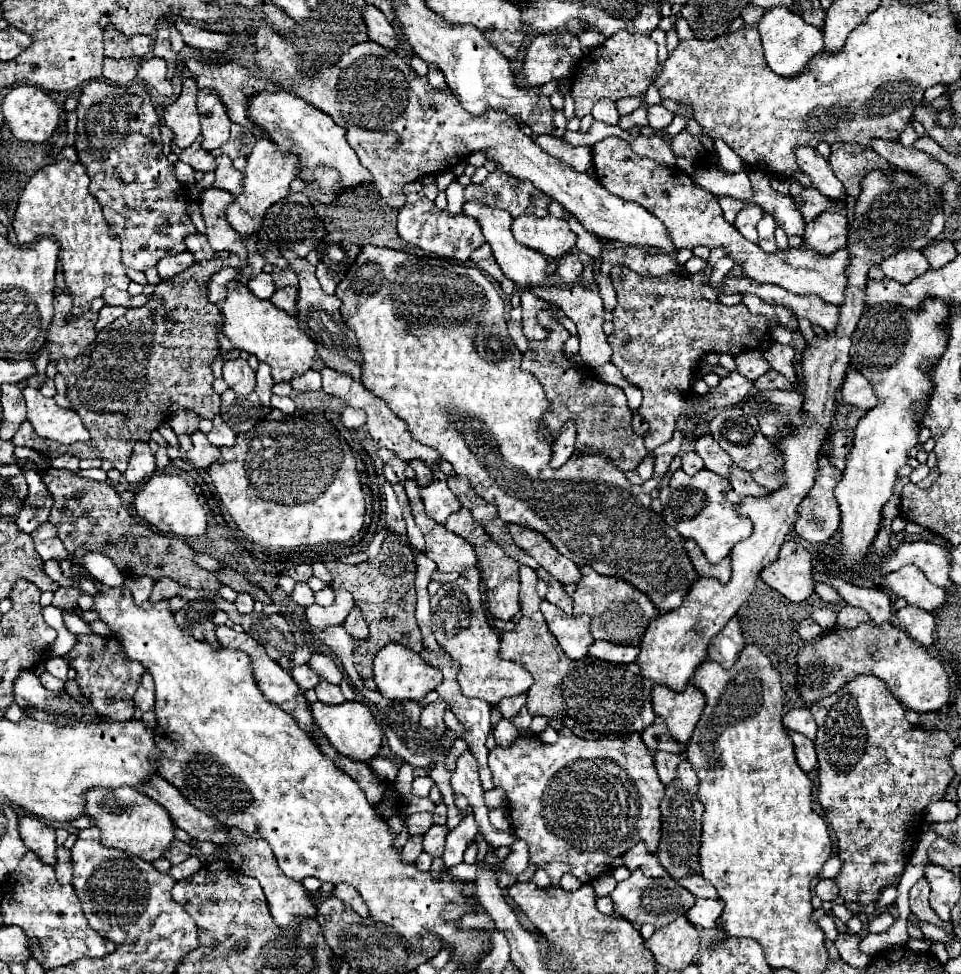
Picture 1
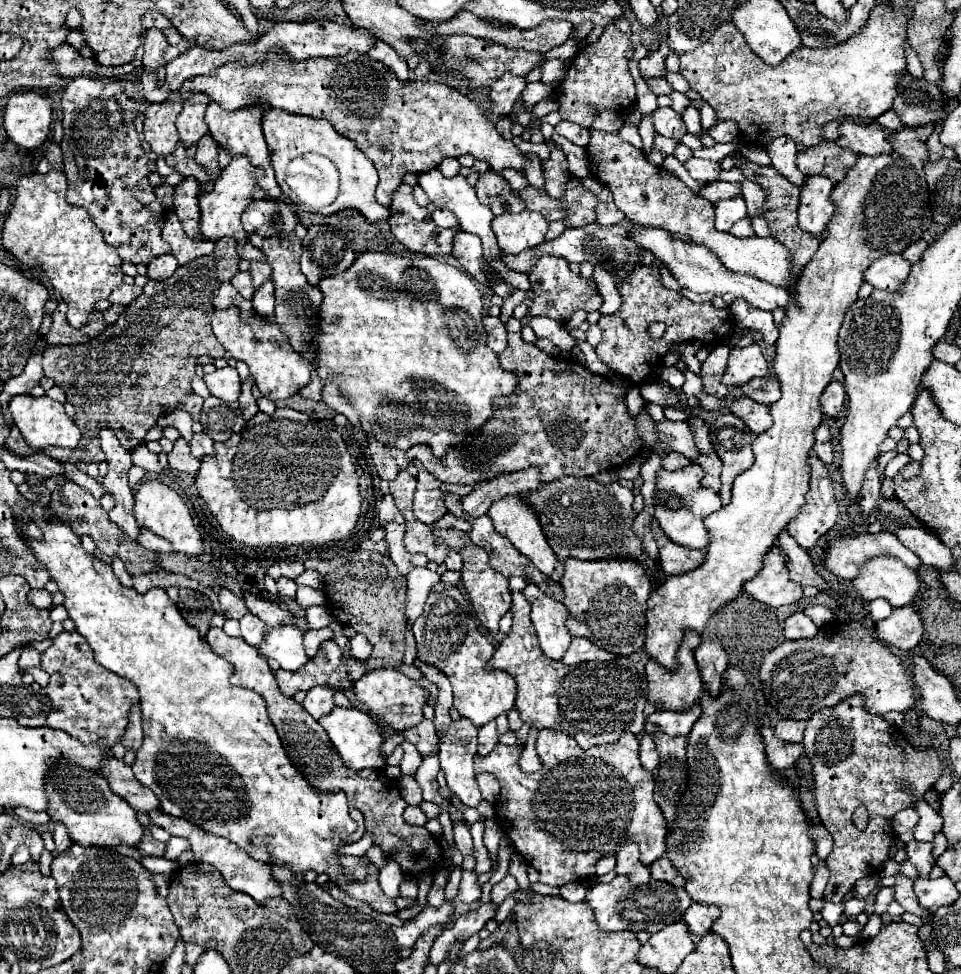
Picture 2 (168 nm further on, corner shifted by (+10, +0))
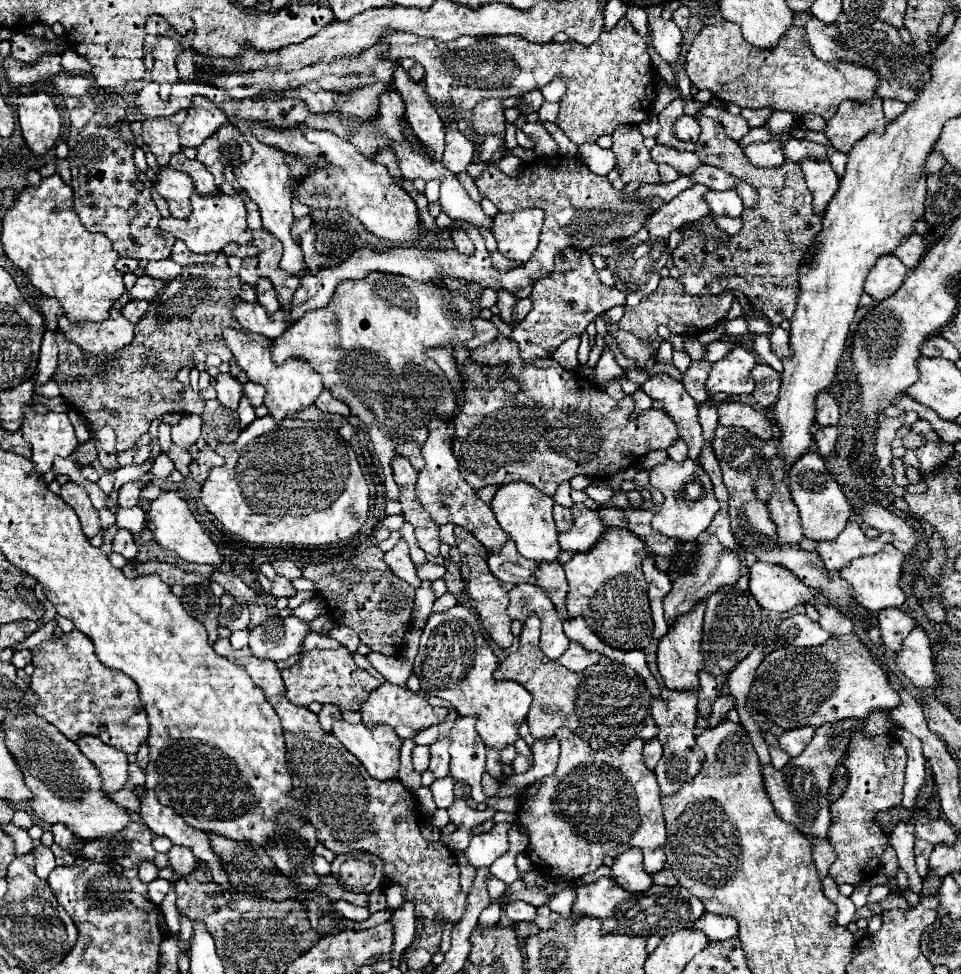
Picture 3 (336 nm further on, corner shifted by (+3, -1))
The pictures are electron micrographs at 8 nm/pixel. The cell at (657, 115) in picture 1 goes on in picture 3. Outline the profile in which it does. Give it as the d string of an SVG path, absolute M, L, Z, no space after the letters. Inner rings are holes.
M687 114L677 118L675 124L673 124L673 134L679 140L685 140L685 142L693 142L695 144L697 138L699 138L699 132L701 132L699 122L693 116L687 116Z

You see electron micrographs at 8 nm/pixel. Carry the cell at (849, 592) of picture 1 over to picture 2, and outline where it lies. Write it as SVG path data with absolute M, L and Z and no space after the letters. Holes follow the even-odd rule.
M784 531L784 533L778 535L776 545L780 547L780 551L782 551L784 559L786 559L786 567L790 569L790 577L796 583L800 583L800 585L816 585L820 591L826 591L828 583L816 573L808 551L802 549L796 543L796 539L792 539L788 535L788 531Z

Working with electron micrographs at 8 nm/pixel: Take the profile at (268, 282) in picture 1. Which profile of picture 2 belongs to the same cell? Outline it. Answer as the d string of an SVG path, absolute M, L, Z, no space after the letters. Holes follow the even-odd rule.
M238 271L234 277L232 277L232 281L230 281L234 287L236 287L236 291L244 297L244 299L252 299L252 295L254 295L254 285L252 285L252 277L250 277L250 273L244 273L244 271Z

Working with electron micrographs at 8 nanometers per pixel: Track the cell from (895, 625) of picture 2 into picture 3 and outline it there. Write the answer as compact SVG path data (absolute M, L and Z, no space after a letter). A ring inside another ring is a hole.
M887 608L877 614L877 622L881 628L881 638L883 642L893 650L899 652L903 650L903 640L911 634L913 628L917 628L917 620L909 616L907 612L899 608Z

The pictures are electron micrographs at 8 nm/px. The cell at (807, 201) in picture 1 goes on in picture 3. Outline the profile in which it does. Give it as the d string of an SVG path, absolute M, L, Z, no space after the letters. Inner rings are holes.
M707 104L695 114L695 118L701 118L701 136L695 144L697 156L705 164L721 168L755 186L759 192L759 204L753 210L743 212L743 228L739 236L731 236L727 244L711 244L711 240L703 240L697 232L683 230L683 242L673 252L673 262L681 272L679 280L683 284L683 292L689 296L713 296L733 288L745 294L747 300L767 314L773 324L781 324L795 312L801 260L815 236L821 232L821 218L813 214L811 192L803 180L803 172L791 160L787 160L783 168L751 166L743 148L735 142L749 132L749 126L741 116L733 116L713 104ZM719 272L727 272L727 276L719 280Z

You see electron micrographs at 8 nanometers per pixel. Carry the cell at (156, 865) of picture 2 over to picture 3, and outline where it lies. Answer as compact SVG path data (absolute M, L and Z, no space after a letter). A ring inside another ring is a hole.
M143 862L141 866L139 866L139 878L143 880L143 882L151 882L151 880L155 880L159 876L159 868L153 864L153 862Z

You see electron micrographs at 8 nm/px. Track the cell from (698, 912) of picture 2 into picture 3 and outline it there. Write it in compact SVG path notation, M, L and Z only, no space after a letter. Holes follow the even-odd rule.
M703 912L703 916L699 920L695 920L693 928L705 932L705 936L709 940L727 940L727 938L737 936L737 930L739 930L735 918L709 914L709 912Z

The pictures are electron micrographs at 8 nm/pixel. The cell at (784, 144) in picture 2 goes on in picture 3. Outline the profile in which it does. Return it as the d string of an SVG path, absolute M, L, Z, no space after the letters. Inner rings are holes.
M769 140L769 142L755 142L743 148L751 164L761 166L761 168L777 168L787 162L783 142L779 140Z

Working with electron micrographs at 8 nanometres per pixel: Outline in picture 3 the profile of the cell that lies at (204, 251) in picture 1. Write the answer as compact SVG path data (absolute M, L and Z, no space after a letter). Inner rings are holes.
M175 242L171 258L181 264L181 266L189 266L189 264L197 264L197 262L213 262L217 254L193 254L191 250L187 250L187 246L183 242Z

